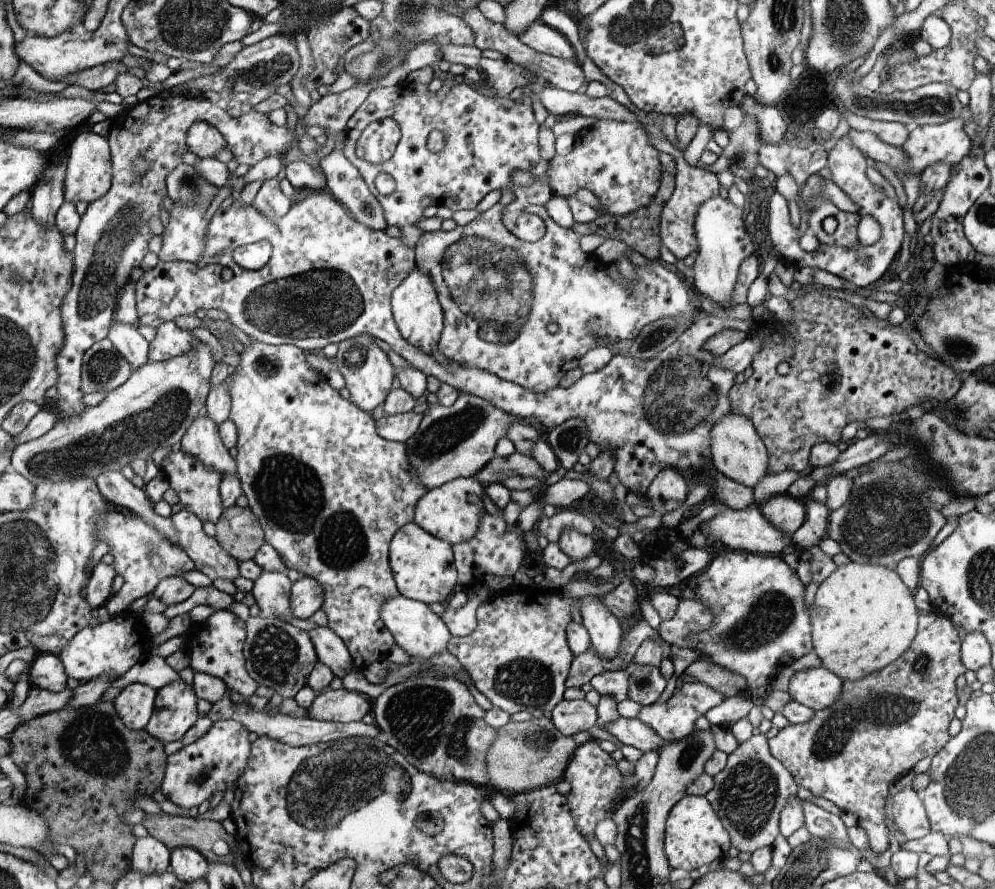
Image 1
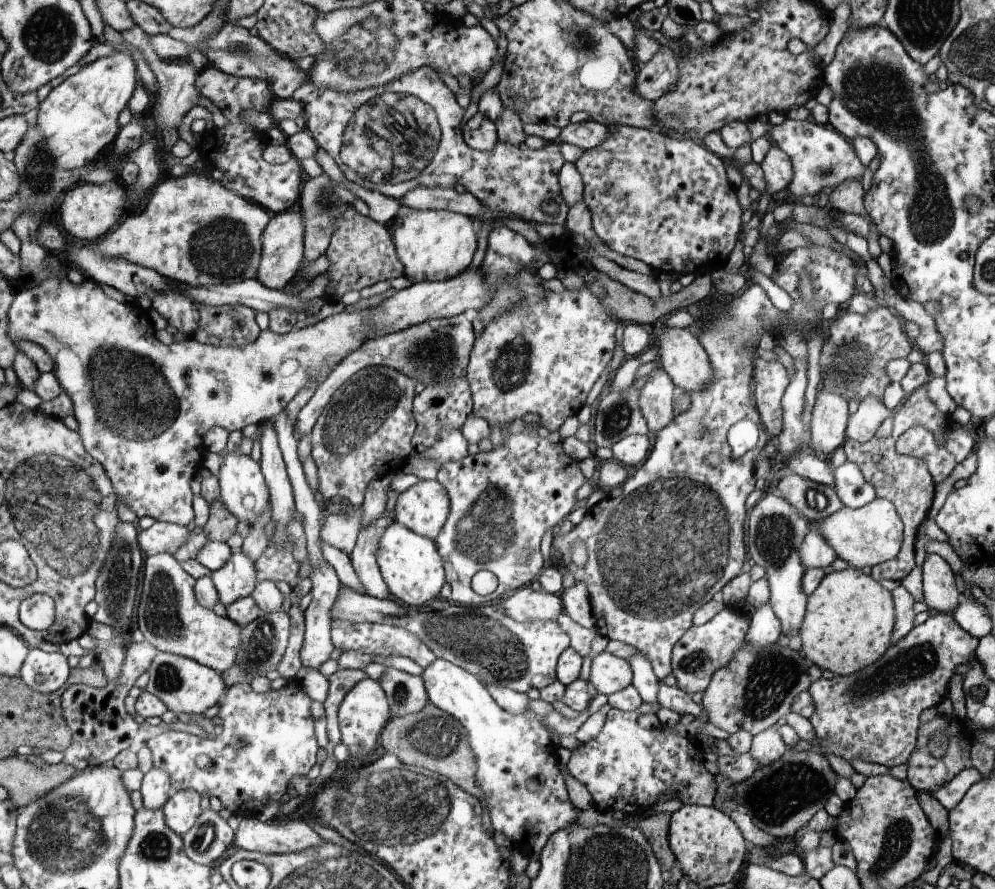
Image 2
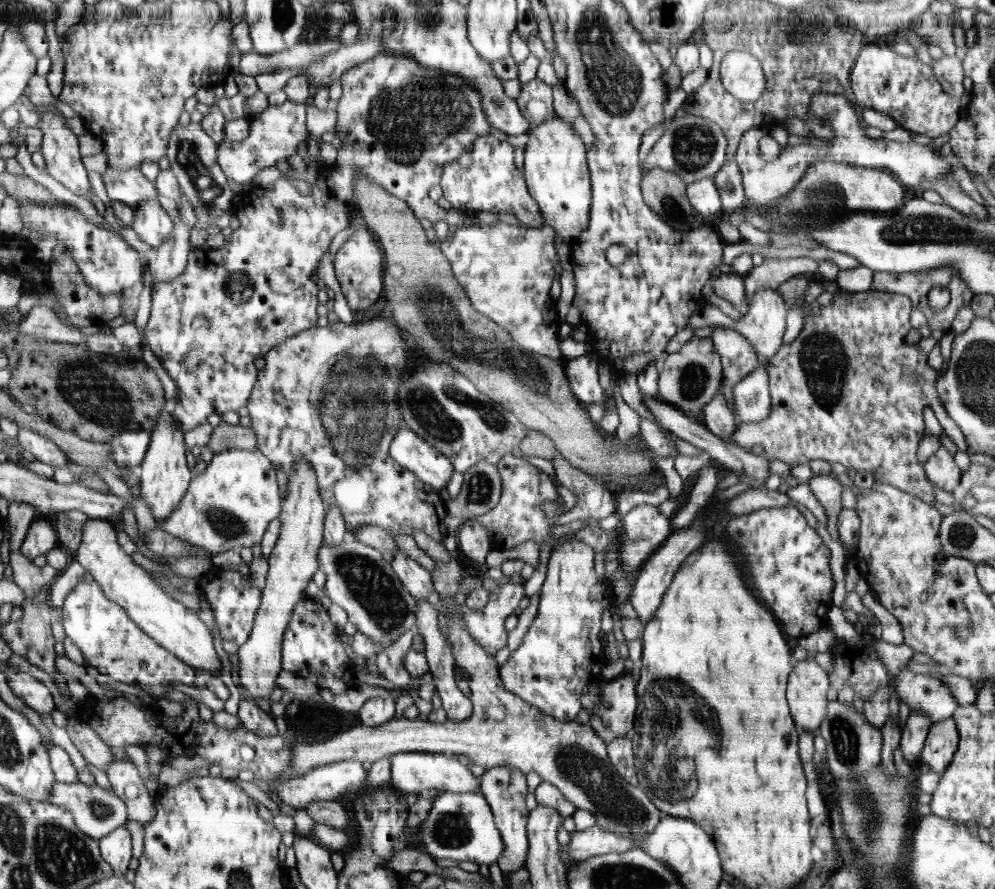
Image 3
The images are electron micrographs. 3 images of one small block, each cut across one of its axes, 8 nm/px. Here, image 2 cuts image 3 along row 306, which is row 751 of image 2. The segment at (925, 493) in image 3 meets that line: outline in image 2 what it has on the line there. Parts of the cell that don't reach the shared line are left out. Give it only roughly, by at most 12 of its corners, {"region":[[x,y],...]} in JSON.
{"region":[[938,613],[807,690],[813,750],[893,767],[979,639]]}

